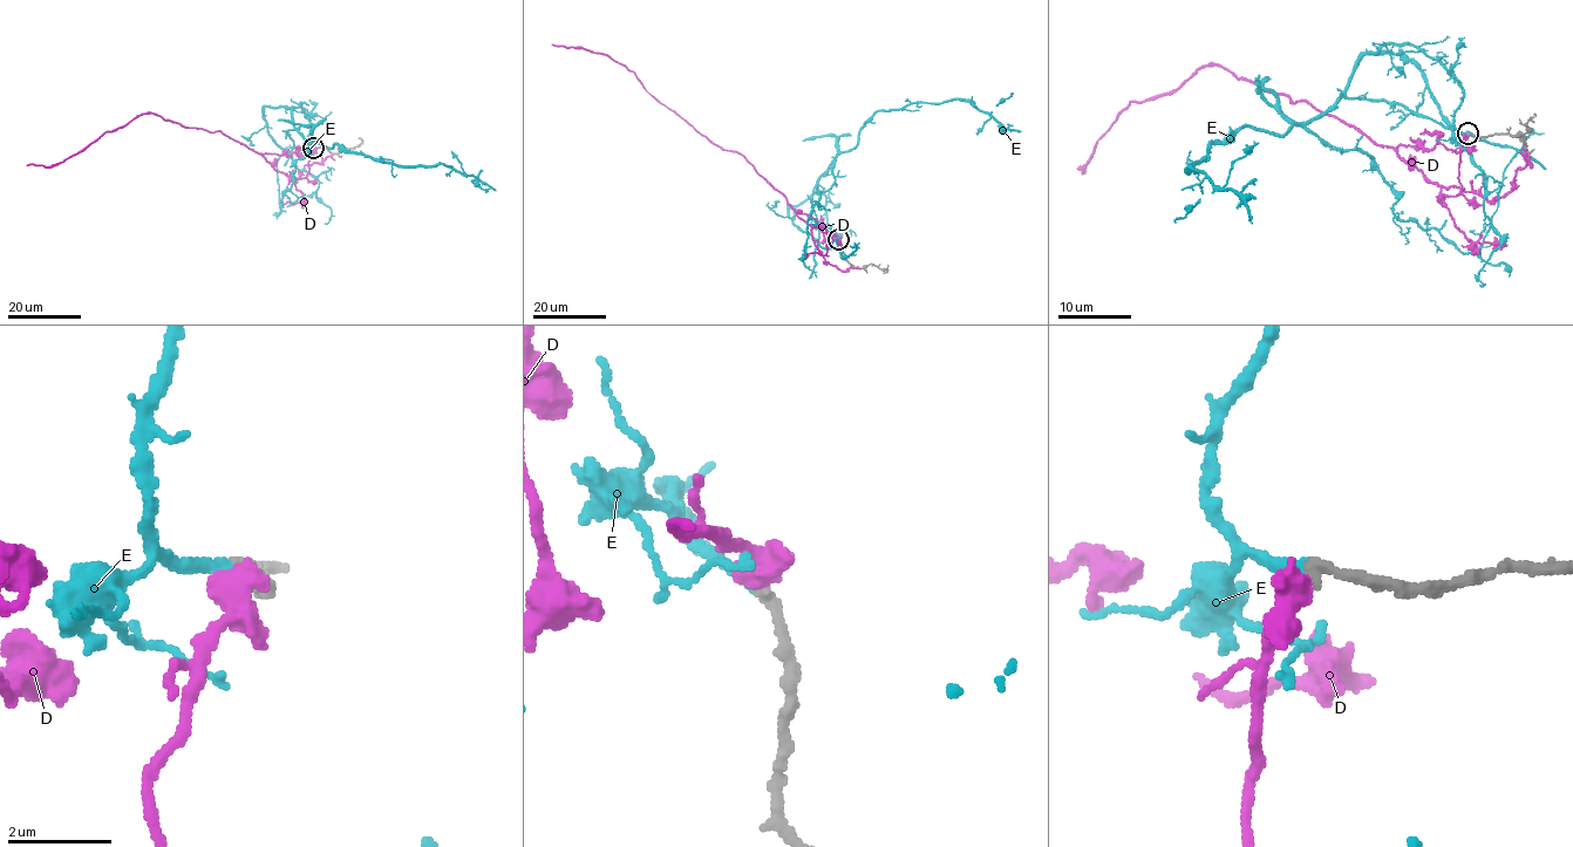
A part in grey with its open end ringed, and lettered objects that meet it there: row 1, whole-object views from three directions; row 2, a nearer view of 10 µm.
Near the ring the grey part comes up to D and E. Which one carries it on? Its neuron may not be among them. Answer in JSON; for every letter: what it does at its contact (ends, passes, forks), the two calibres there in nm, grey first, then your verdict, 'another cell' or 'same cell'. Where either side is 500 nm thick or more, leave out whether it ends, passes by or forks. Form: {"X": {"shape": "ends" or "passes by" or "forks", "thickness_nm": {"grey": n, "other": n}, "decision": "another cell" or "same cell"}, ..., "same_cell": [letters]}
{"D": {"shape": "passes by", "thickness_nm": {"grey": 240, "other": 440}, "decision": "another cell"}, "E": {"shape": "ends", "thickness_nm": {"grey": 240, "other": 220}, "decision": "same cell"}, "same_cell": ["E"]}

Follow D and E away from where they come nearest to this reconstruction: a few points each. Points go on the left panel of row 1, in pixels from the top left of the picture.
D: (314, 148), (306, 176), (290, 178), (261, 155), (220, 131), (185, 128), (143, 113), (62, 162), (26, 165)
E: (314, 148), (300, 103), (293, 108), (293, 125), (306, 139), (394, 164), (449, 165), (495, 190)

